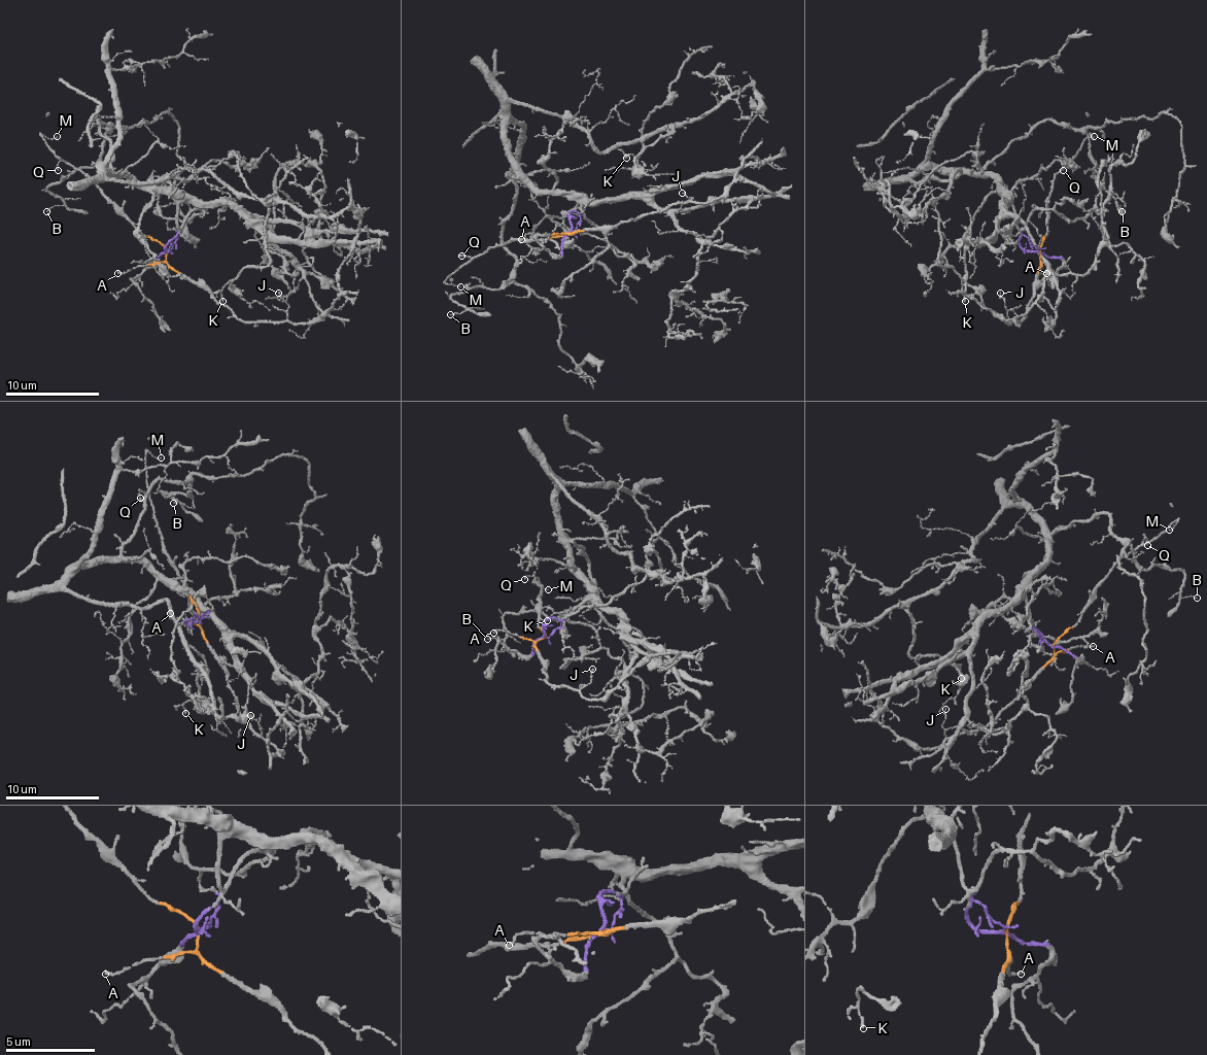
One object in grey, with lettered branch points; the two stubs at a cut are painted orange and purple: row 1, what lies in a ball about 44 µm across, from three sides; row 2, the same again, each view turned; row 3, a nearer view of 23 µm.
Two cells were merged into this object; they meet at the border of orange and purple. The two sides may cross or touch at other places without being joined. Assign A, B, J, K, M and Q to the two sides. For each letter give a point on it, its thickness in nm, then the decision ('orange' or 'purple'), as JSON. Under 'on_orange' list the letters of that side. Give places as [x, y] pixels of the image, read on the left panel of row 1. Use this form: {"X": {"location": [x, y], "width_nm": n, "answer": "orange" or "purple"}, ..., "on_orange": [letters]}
{"A": {"location": [117, 273], "width_nm": 130, "answer": "orange"}, "B": {"location": [46, 211], "width_nm": 100, "answer": "purple"}, "J": {"location": [278, 293], "width_nm": 140, "answer": "orange"}, "K": {"location": [222, 301], "width_nm": 120, "answer": "purple"}, "M": {"location": [57, 136], "width_nm": 100, "answer": "orange"}, "Q": {"location": [58, 170], "width_nm": 90, "answer": "orange"}, "on_orange": ["A", "J", "M", "Q"]}

